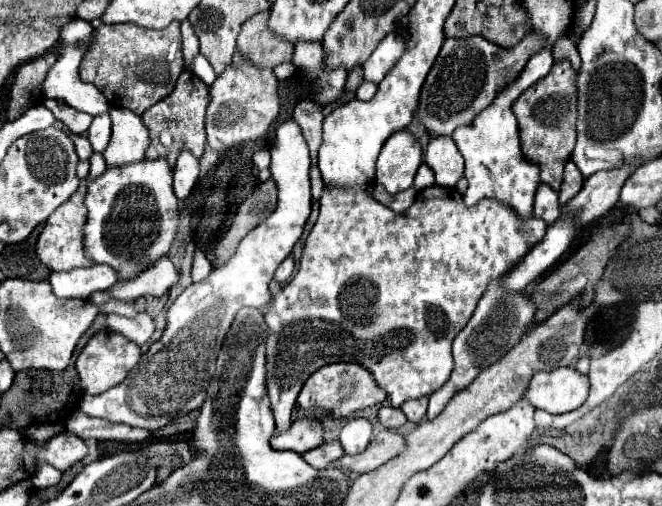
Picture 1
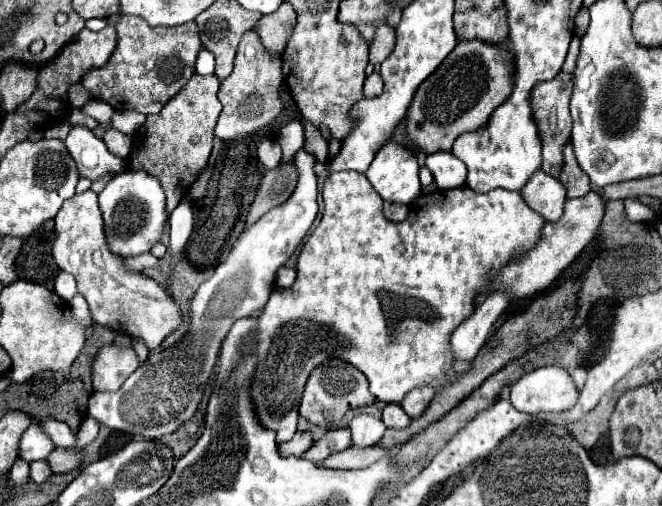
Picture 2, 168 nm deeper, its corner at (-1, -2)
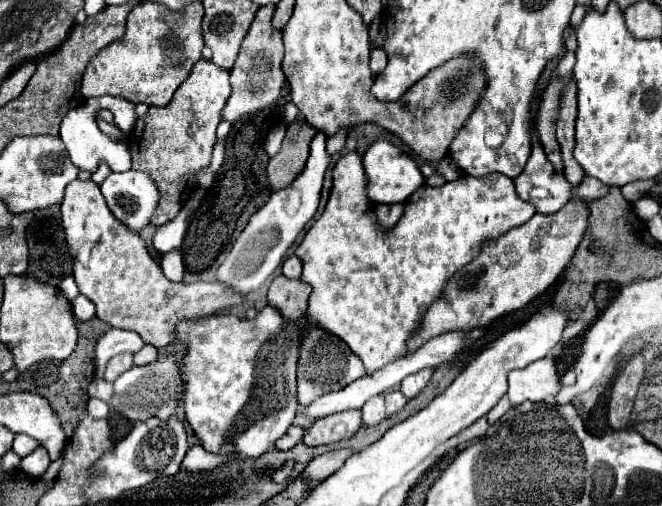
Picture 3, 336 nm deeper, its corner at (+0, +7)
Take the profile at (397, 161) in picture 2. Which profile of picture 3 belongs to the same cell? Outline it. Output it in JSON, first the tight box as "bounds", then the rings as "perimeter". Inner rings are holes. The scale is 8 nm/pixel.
{"bounds":[364,140,424,204],"perimeter":[[[376,140],[364,154],[364,170],[368,176],[368,196],[374,204],[396,204],[406,202],[422,184],[424,176],[418,164],[388,140]]]}

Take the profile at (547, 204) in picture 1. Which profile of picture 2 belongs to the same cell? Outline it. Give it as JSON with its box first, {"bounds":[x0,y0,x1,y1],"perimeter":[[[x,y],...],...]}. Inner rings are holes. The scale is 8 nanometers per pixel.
{"bounds":[521,169,567,221],"perimeter":[[[539,169],[521,189],[521,197],[533,211],[543,215],[545,221],[557,221],[563,215],[567,189],[559,179]]]}

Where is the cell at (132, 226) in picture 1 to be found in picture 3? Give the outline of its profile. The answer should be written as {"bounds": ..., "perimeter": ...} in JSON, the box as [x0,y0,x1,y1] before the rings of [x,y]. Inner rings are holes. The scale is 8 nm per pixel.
{"bounds":[100,170,160,234],"perimeter":[[[128,170],[124,174],[110,174],[100,188],[114,218],[132,232],[140,234],[150,224],[160,192],[148,172]]]}

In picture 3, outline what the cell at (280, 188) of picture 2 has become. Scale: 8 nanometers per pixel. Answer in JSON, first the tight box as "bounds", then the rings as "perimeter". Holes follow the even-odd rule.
{"bounds":[266,122,316,190],"perimeter":[[[292,122],[286,130],[282,148],[268,160],[266,176],[272,190],[288,186],[306,166],[308,144],[316,130],[308,122]]]}

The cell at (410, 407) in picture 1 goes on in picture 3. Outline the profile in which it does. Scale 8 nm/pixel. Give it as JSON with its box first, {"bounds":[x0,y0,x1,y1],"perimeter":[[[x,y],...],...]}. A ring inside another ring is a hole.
{"bounds":[400,368,432,400],"perimeter":[[[426,368],[426,370],[422,370],[422,372],[416,372],[416,374],[406,376],[406,378],[402,380],[400,392],[402,392],[408,400],[416,398],[416,396],[426,388],[426,384],[430,382],[430,376],[432,376],[432,370],[430,370],[430,368]]]}

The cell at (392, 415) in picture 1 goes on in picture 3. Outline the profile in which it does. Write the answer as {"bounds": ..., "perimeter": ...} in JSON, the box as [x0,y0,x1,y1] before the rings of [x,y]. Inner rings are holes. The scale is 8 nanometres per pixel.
{"bounds":[384,390,406,416],"perimeter":[[[398,390],[386,392],[384,398],[386,398],[386,414],[388,414],[388,416],[400,412],[400,410],[404,408],[404,404],[406,404],[406,398],[404,398],[402,392],[398,392]]]}

